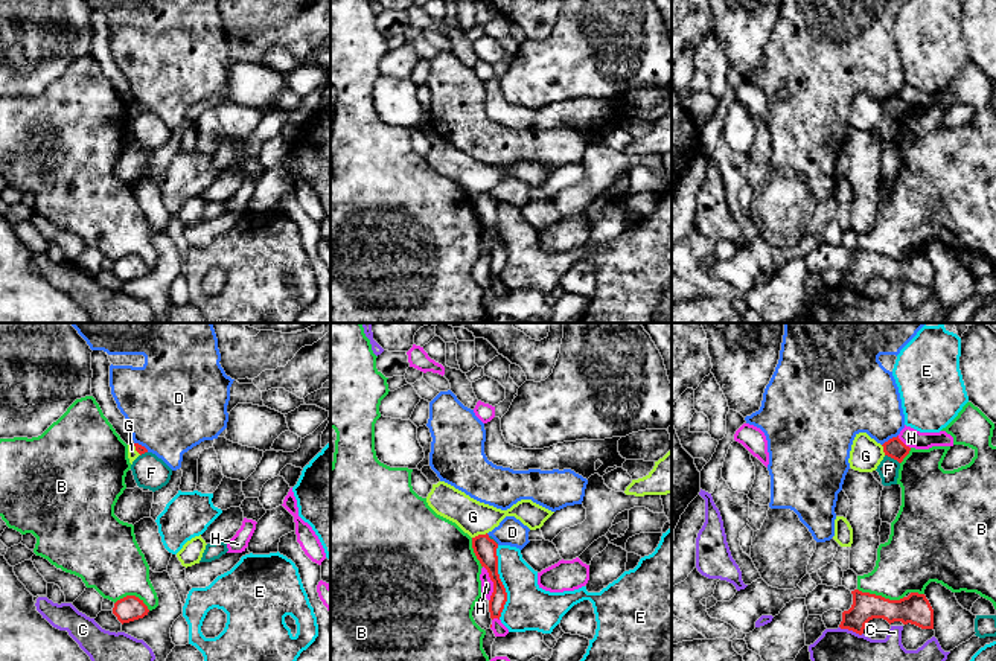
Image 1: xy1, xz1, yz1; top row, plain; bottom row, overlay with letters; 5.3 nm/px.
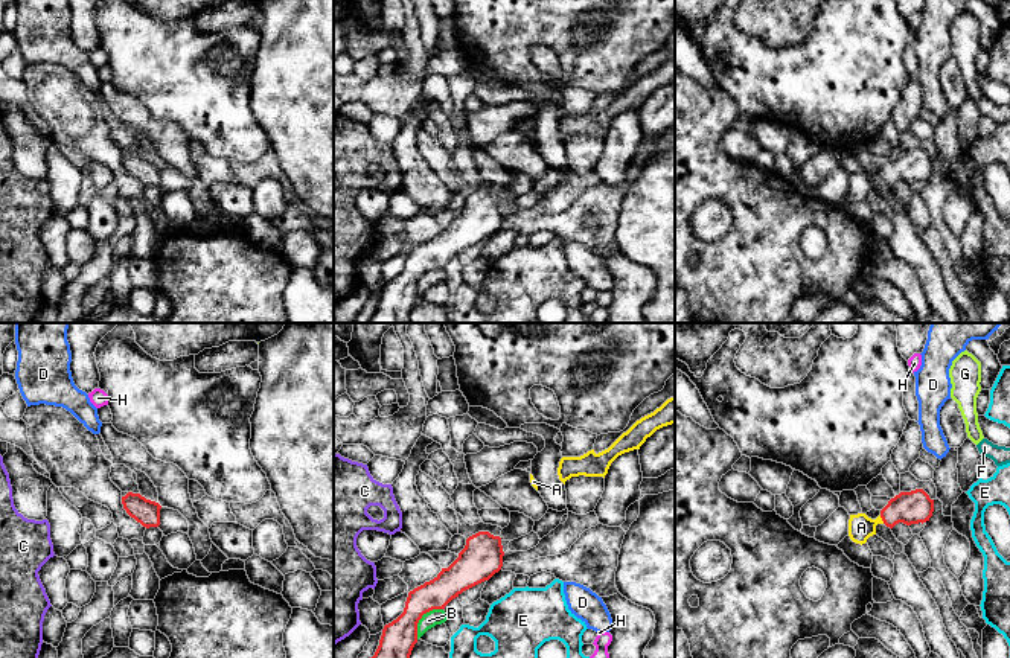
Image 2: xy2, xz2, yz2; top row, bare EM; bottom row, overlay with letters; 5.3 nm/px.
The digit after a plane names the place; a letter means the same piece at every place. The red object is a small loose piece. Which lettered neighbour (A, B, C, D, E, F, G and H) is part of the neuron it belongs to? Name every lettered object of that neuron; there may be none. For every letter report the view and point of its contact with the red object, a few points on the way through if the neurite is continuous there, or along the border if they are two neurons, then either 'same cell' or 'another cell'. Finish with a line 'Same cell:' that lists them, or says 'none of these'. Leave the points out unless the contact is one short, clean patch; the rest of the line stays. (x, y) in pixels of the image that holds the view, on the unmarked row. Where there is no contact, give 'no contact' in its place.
A: meets red in yz2 at (882, 178); runs through yz2 (910, 166), (902, 166), (882, 178), (861, 186); same cell
B: meets red in yz1 at (881, 255); another cell
C: meets red in yz1 at (852, 288); border along yz1 (839, 285), (862, 293); another cell
D: meets red in yz1 at (890, 98); border along yz1 (897, 93), (882, 104); another cell
E: meets red in xz1 at (501, 241); another cell
F: meets red in yz1 at (893, 116); another cell
G: meets red in xz1 at (478, 194); border along xz1 (486, 191), (472, 197); another cell
H: meets red in xz1 at (494, 242); another cell
Same cell: A

